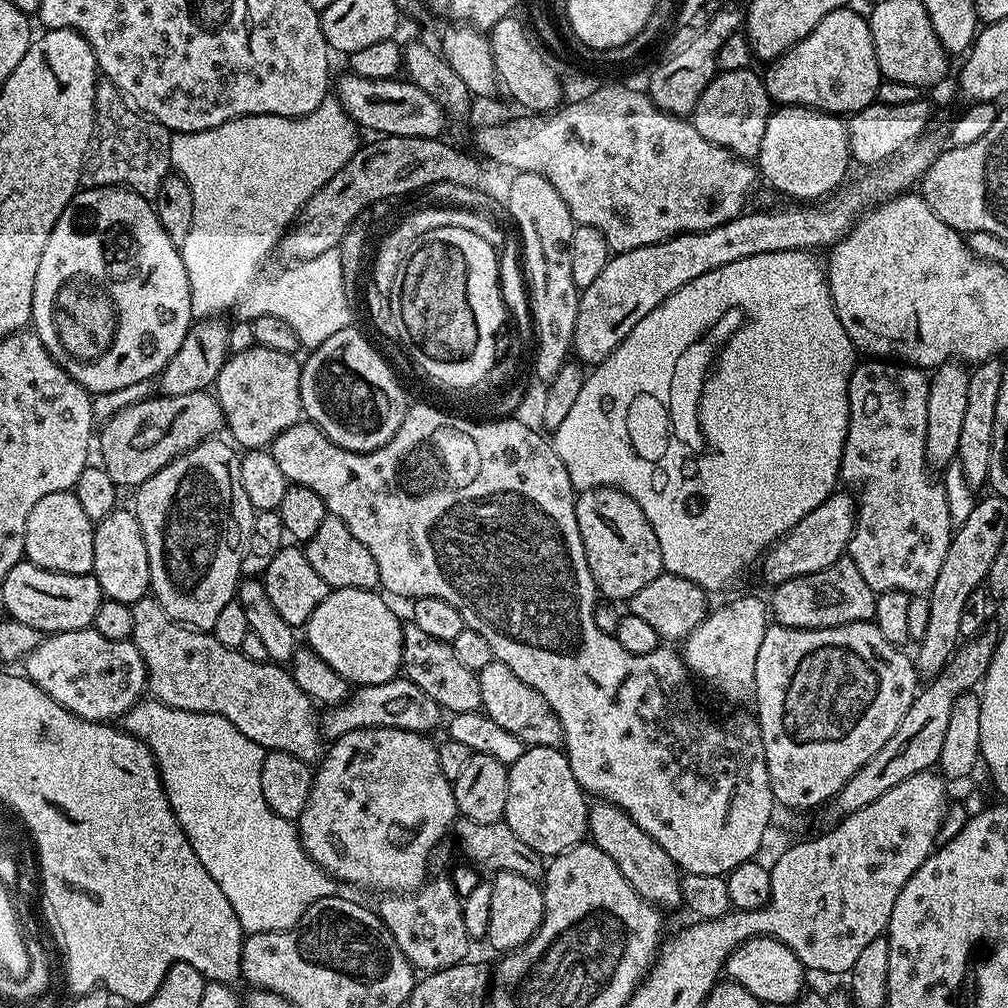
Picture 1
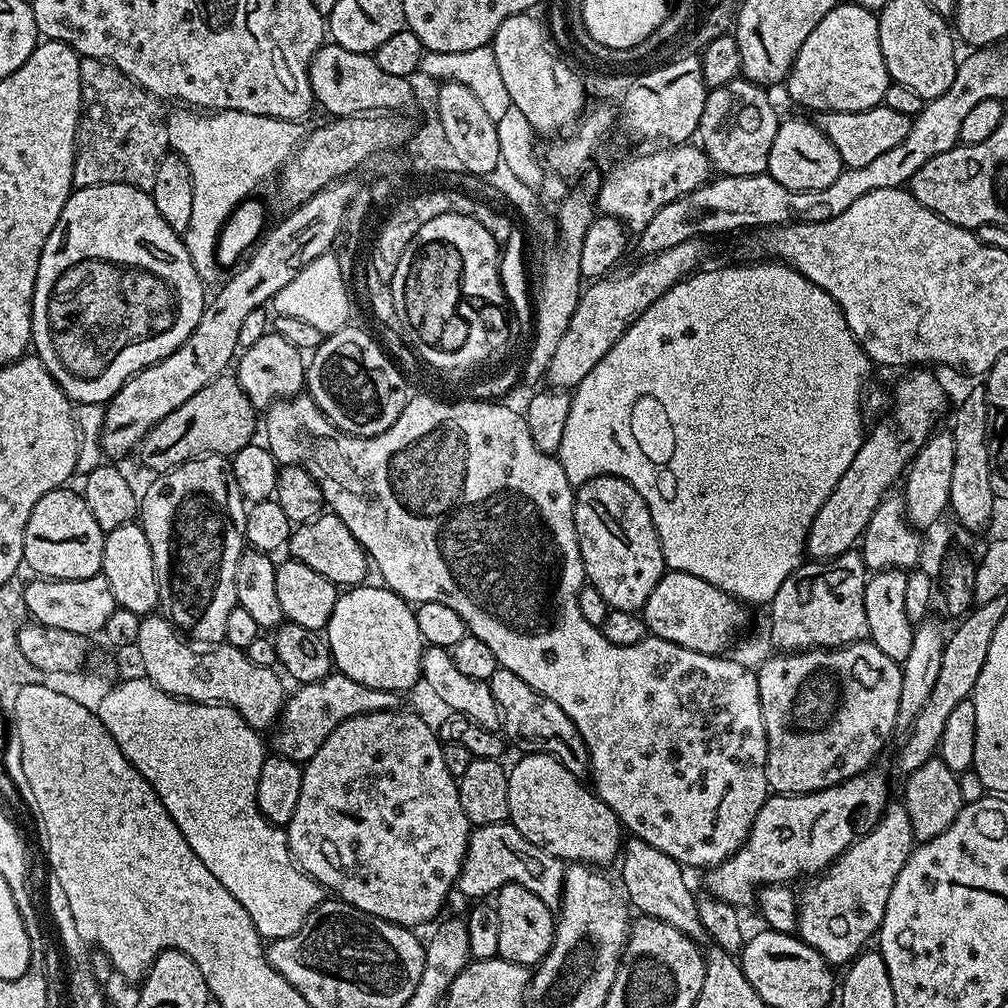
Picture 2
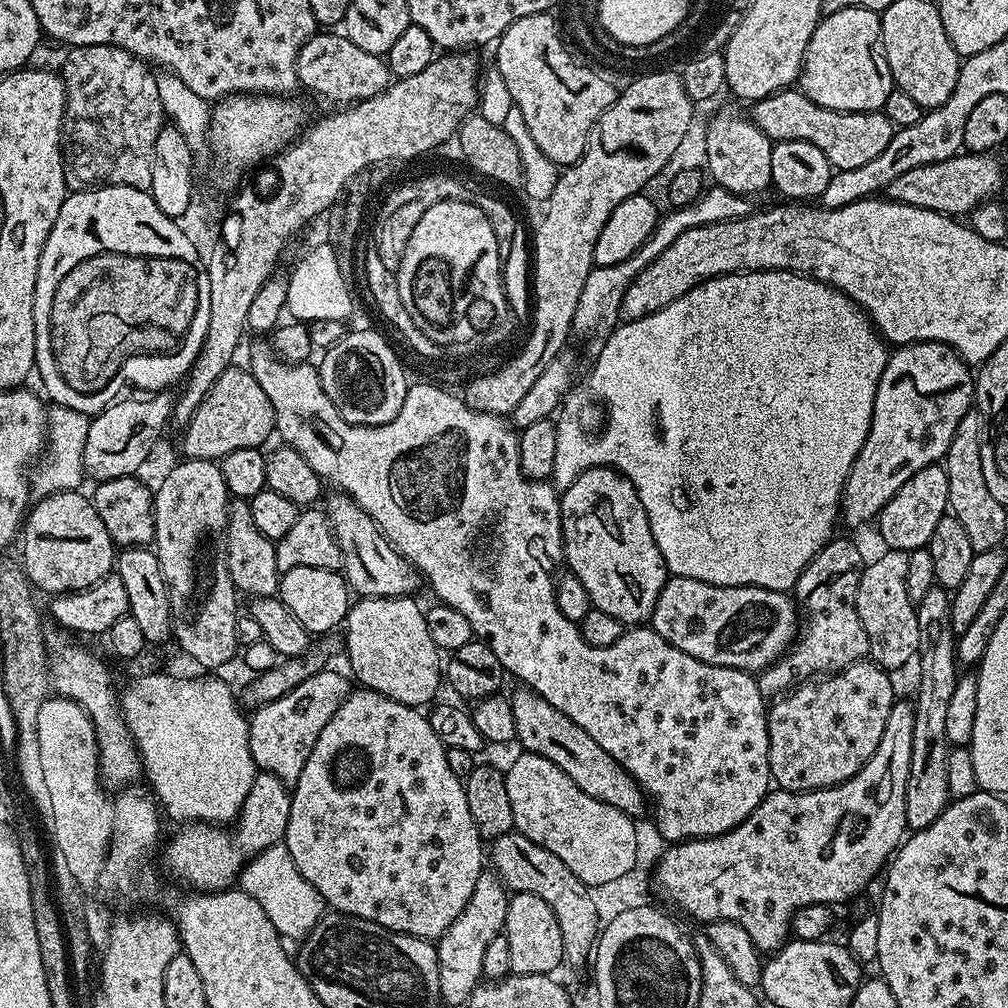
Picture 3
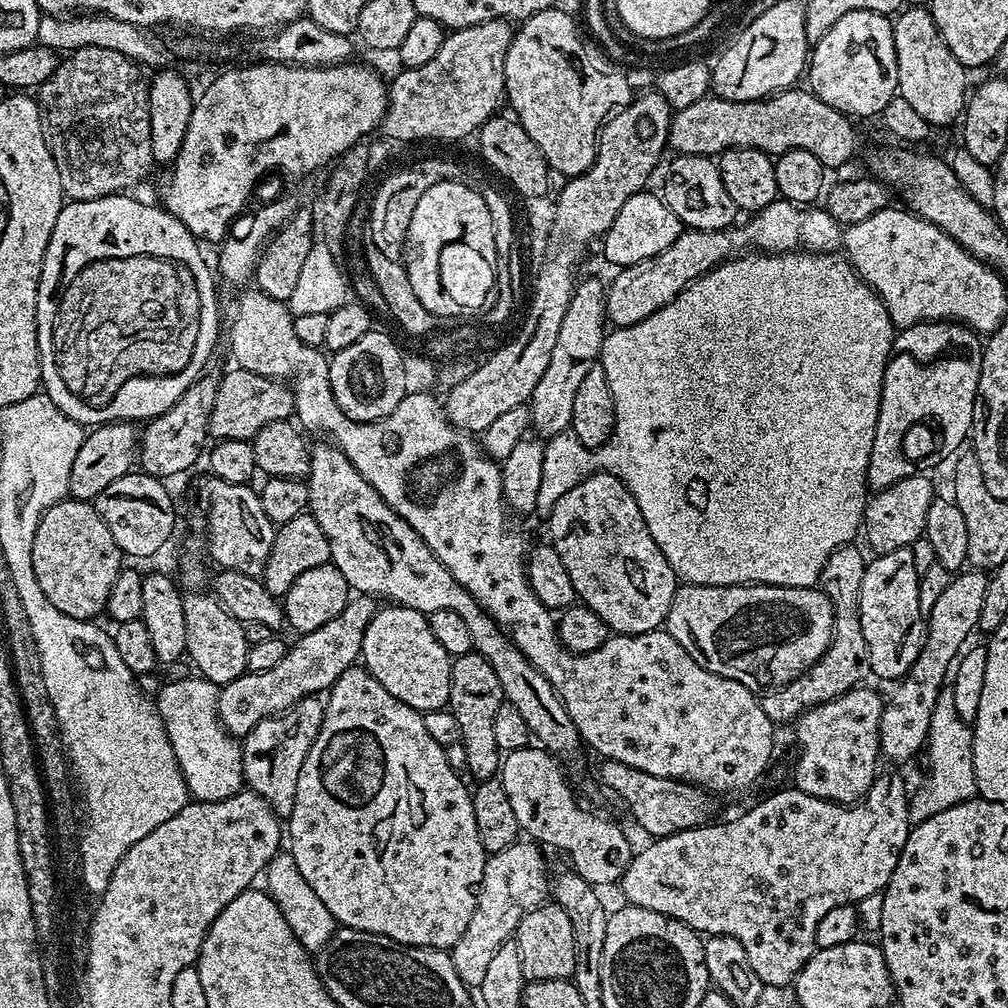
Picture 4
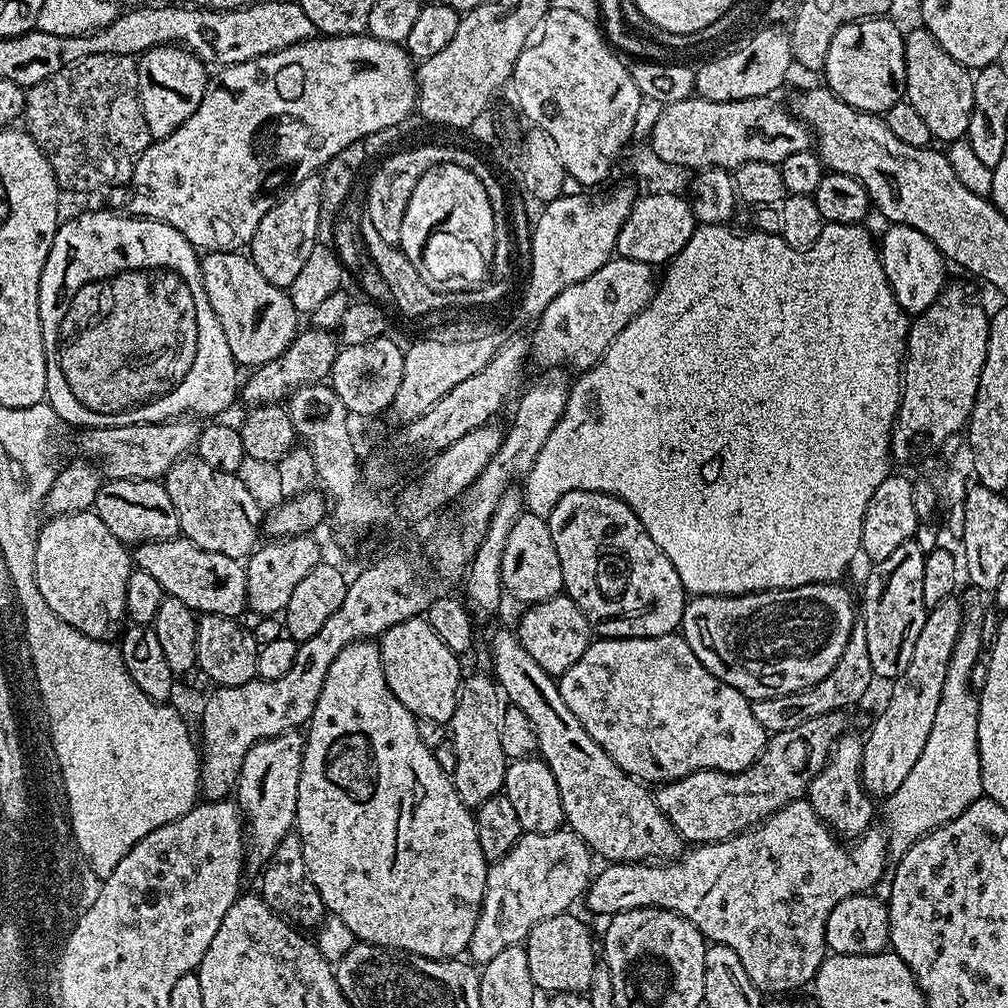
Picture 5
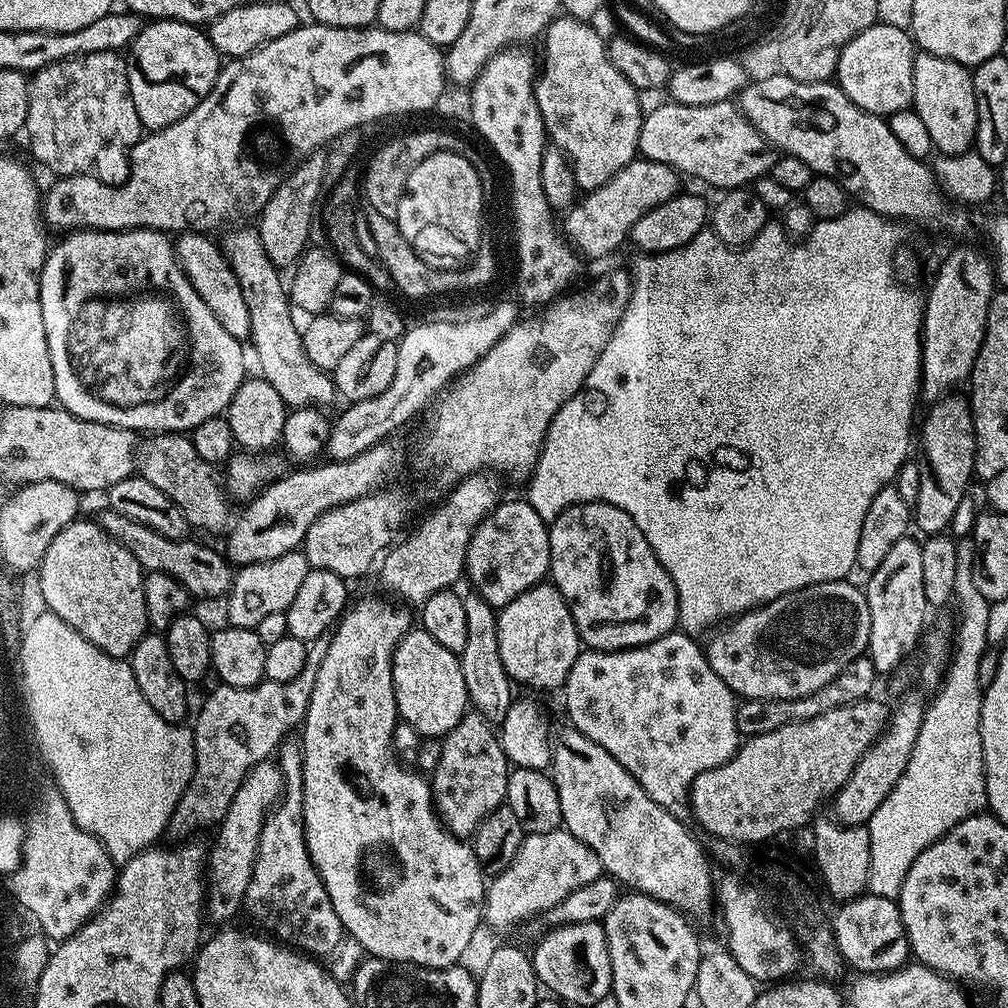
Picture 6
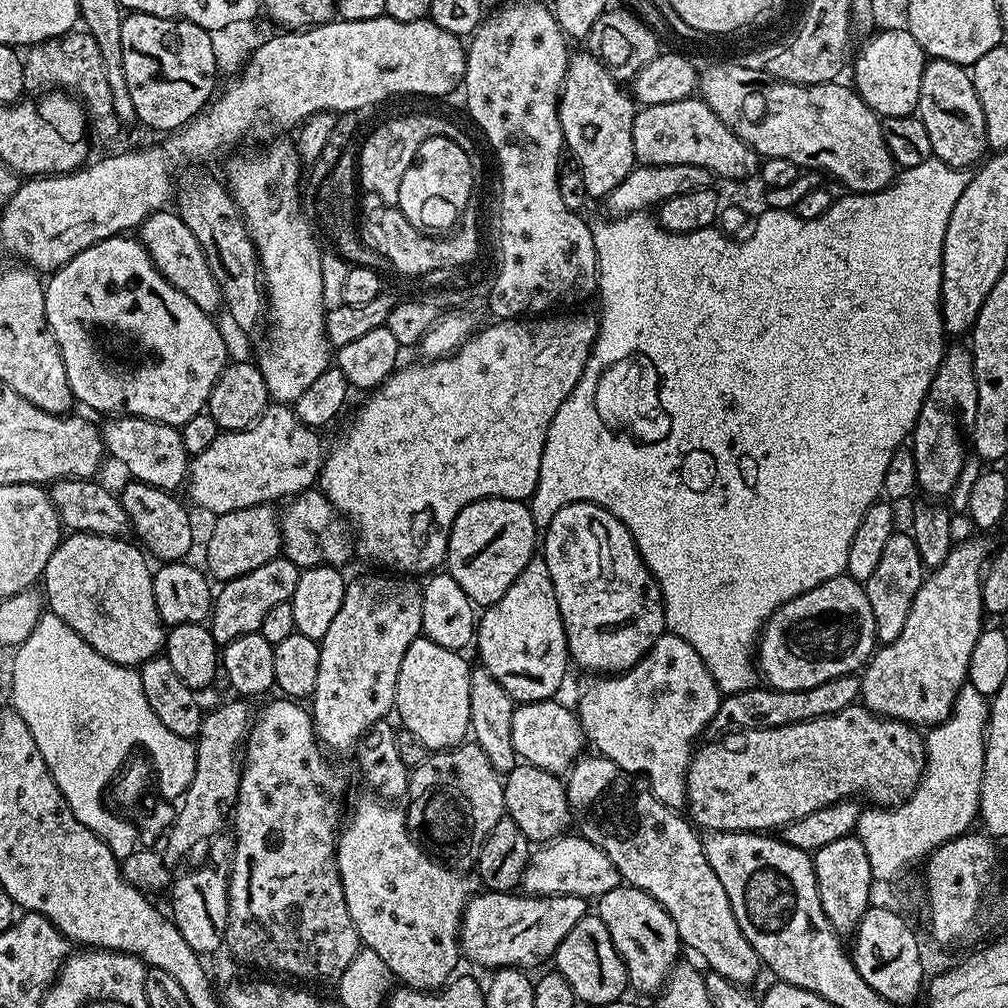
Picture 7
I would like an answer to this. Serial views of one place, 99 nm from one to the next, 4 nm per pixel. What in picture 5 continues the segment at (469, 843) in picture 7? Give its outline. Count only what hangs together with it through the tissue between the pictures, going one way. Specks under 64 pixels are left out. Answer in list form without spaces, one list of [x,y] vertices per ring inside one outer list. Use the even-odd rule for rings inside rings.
[[[465,675],[461,679],[460,693],[456,695],[456,709],[450,721],[450,739],[454,754],[458,754],[458,766],[454,766],[450,775],[452,785],[458,790],[458,798],[462,798],[464,805],[473,810],[486,802],[486,798],[501,795],[504,790],[510,761],[502,750],[501,711],[502,693],[491,675]]]

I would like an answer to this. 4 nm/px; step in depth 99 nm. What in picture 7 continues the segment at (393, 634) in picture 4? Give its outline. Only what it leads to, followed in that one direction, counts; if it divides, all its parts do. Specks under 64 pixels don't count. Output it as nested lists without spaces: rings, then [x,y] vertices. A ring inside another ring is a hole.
[[[418,638],[410,642],[406,658],[398,670],[395,715],[400,715],[402,728],[414,734],[428,750],[455,748],[465,743],[470,732],[470,664],[459,651],[438,646],[438,642]]]

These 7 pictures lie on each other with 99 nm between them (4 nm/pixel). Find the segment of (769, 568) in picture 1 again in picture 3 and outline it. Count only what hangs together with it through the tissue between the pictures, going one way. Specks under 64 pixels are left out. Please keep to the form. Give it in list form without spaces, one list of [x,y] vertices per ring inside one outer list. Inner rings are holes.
[[[918,342],[901,344],[889,355],[886,366],[882,370],[882,378],[878,382],[878,390],[874,394],[874,410],[870,430],[866,434],[866,442],[862,450],[858,450],[858,458],[854,458],[854,466],[848,475],[844,493],[840,496],[840,516],[856,528],[859,524],[868,524],[877,519],[881,510],[902,490],[904,483],[918,470],[931,464],[940,464],[944,455],[950,450],[950,442],[954,438],[954,430],[958,430],[958,422],[974,408],[974,372],[968,363],[948,344],[942,342]]]

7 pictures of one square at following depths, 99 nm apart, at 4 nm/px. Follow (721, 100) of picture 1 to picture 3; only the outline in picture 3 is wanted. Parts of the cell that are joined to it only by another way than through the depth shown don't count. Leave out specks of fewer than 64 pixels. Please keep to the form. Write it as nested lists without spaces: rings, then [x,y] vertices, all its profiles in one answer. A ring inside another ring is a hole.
[[[736,108],[718,109],[704,132],[704,156],[708,159],[711,183],[717,188],[725,188],[749,198],[756,198],[759,192],[769,191],[772,188],[770,158],[773,143],[751,120],[747,111],[739,112]]]

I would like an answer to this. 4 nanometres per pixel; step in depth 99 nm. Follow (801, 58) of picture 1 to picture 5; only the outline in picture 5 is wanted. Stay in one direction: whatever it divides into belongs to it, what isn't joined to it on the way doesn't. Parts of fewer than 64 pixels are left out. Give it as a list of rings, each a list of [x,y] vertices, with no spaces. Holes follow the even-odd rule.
[[[888,18],[855,20],[842,26],[826,50],[822,69],[823,83],[850,106],[863,112],[883,114],[899,100],[905,99],[906,58],[904,57],[903,31],[899,32]]]

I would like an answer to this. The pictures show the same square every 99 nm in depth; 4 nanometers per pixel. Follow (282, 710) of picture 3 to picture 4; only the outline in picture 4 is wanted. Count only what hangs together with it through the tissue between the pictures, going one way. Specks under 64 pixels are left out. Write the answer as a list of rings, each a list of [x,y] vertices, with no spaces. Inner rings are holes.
[[[319,695],[302,698],[294,706],[276,716],[268,716],[250,734],[242,737],[240,753],[244,783],[251,791],[266,798],[276,815],[286,818],[294,810],[294,798],[298,794],[298,774],[302,774],[302,762],[322,730],[325,701]]]

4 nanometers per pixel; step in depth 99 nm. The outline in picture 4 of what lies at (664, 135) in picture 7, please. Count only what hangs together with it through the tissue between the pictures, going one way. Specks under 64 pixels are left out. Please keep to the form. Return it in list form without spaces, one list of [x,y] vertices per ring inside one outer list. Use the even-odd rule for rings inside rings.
[[[793,86],[765,99],[747,100],[746,102],[722,100],[715,94],[709,95],[703,100],[694,102],[694,106],[679,109],[673,115],[672,125],[668,131],[668,148],[679,155],[698,155],[713,158],[719,157],[721,152],[731,148],[762,150],[773,158],[781,156],[783,152],[797,148],[798,150],[810,150],[810,154],[814,154],[814,158],[818,158],[818,162],[822,162],[822,166],[826,170],[842,167],[855,154],[856,147],[860,144],[860,136],[856,133],[855,126],[852,125],[855,123],[843,112],[826,106],[826,102],[822,102],[811,90],[801,88],[800,86]]]

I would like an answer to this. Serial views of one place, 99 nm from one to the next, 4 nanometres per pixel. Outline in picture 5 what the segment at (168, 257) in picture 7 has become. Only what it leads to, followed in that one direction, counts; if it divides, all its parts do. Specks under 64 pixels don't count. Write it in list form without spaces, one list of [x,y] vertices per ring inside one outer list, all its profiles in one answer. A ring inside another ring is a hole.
[[[243,251],[204,252],[200,256],[200,273],[206,298],[230,342],[230,354],[237,365],[259,366],[278,358],[296,336],[298,313],[285,289],[262,278],[251,255]]]

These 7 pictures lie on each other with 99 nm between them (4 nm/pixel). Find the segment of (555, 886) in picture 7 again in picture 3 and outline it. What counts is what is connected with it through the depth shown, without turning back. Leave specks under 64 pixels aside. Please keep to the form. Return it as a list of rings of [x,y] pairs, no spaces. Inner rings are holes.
[[[482,874],[478,878],[474,894],[470,894],[470,902],[466,902],[462,914],[458,914],[455,922],[438,937],[436,957],[440,963],[440,998],[445,1005],[463,1005],[467,1001],[484,976],[482,957],[486,955],[486,946],[504,931],[509,893],[495,875],[488,875]]]

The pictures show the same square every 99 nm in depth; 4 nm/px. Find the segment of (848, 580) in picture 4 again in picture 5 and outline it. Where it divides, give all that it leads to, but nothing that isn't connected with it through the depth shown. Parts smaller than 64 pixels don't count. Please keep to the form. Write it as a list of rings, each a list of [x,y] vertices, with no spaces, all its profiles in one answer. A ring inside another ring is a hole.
[[[857,622],[852,627],[846,650],[842,650],[842,658],[838,658],[838,666],[834,666],[834,670],[830,670],[822,682],[794,694],[751,701],[751,706],[758,726],[762,726],[769,734],[775,734],[782,730],[794,730],[794,726],[802,726],[802,722],[810,722],[810,718],[818,718],[822,714],[849,710],[871,690],[872,683],[874,677],[870,666],[870,650],[866,646],[866,630],[863,623]]]

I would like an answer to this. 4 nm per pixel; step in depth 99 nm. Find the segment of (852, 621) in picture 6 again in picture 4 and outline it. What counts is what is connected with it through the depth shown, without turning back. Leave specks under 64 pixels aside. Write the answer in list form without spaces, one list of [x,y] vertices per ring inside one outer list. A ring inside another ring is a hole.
[[[681,583],[674,594],[674,602],[670,602],[670,610],[668,611],[668,619],[666,621],[666,631],[674,637],[678,642],[678,646],[682,646],[682,650],[686,650],[686,654],[690,654],[690,658],[694,658],[694,662],[698,662],[698,666],[710,670],[715,676],[730,678],[734,682],[742,682],[742,686],[746,686],[753,690],[771,690],[773,688],[781,688],[786,682],[798,678],[810,666],[814,666],[820,661],[822,654],[826,654],[826,650],[832,641],[835,621],[836,615],[832,609],[830,598],[826,598],[826,594],[820,591],[819,587],[816,586],[810,588],[779,588],[773,584],[702,586],[701,584]]]

